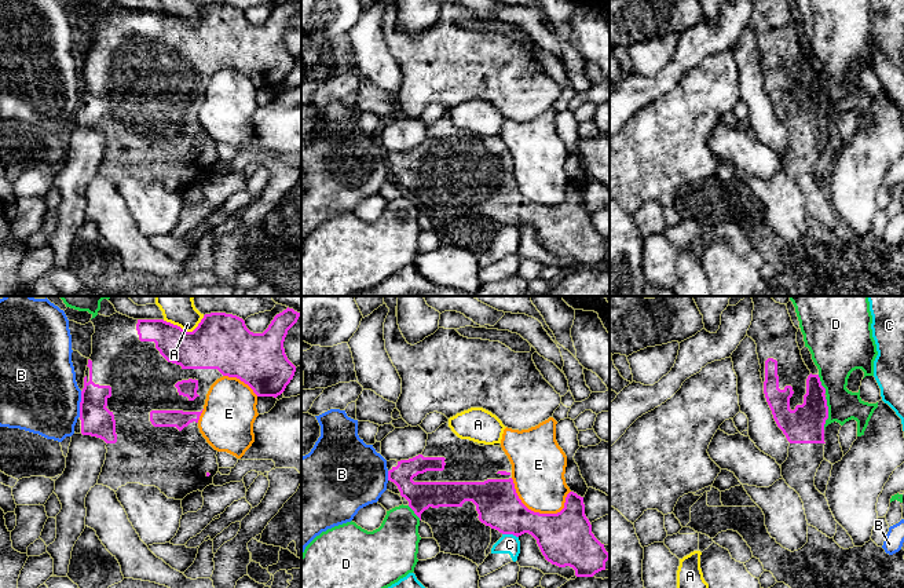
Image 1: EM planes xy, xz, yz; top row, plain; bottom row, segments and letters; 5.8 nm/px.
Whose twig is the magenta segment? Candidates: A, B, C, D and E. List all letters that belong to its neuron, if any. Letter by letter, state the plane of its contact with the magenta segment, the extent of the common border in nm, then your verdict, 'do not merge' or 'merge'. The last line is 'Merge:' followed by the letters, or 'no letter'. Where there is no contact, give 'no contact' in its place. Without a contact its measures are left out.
A: contact in xy; length 240 nm; do not merge
B: contact in xy; length 150 nm; do not merge
C: contact in xz; length 100 nm; do not merge
D: contact in yz; length 190 nm; do not merge
E: contact in xz; length 360 nm; do not merge
Merge: no letter

